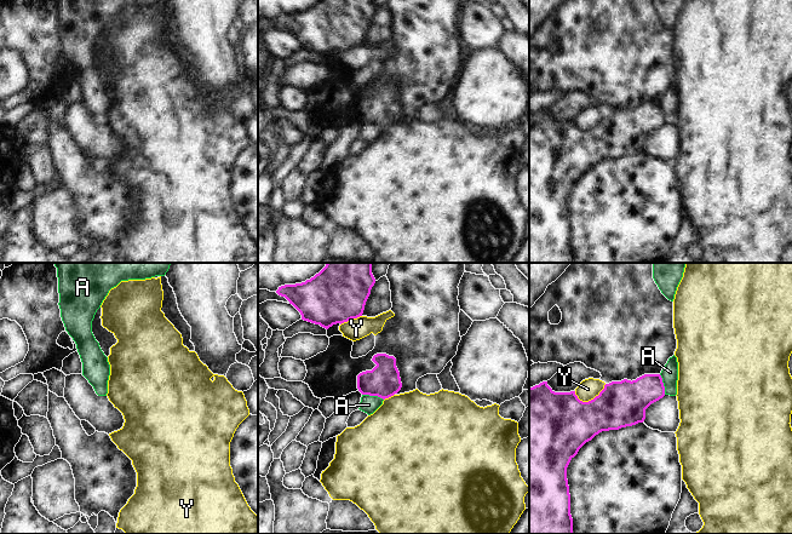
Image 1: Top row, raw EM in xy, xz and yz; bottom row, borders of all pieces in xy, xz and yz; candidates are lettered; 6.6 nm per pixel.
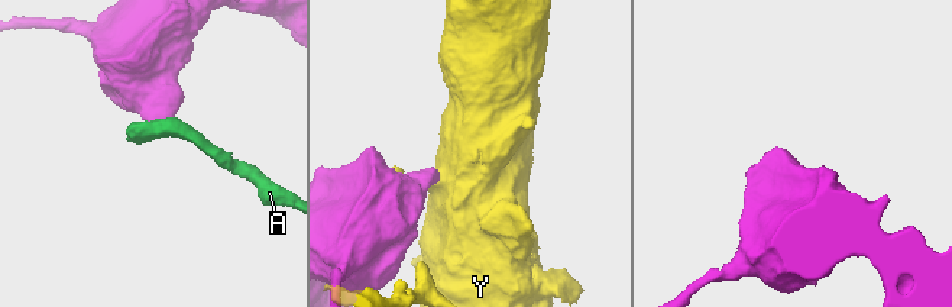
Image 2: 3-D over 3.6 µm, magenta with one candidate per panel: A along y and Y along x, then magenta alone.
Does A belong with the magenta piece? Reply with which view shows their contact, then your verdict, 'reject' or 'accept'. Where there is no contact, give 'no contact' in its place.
meets magenta in xz; reject

